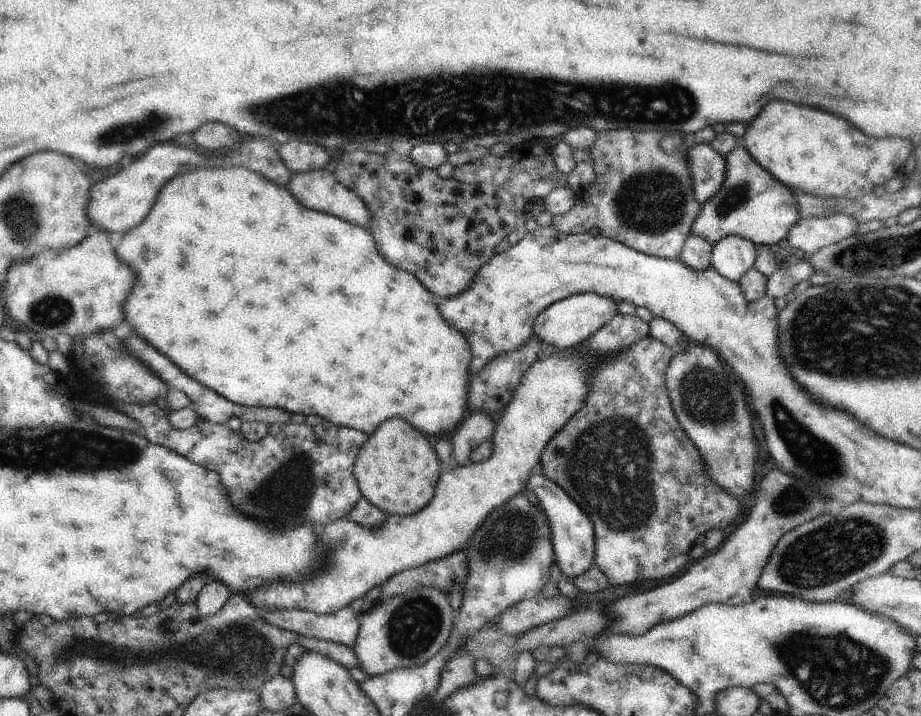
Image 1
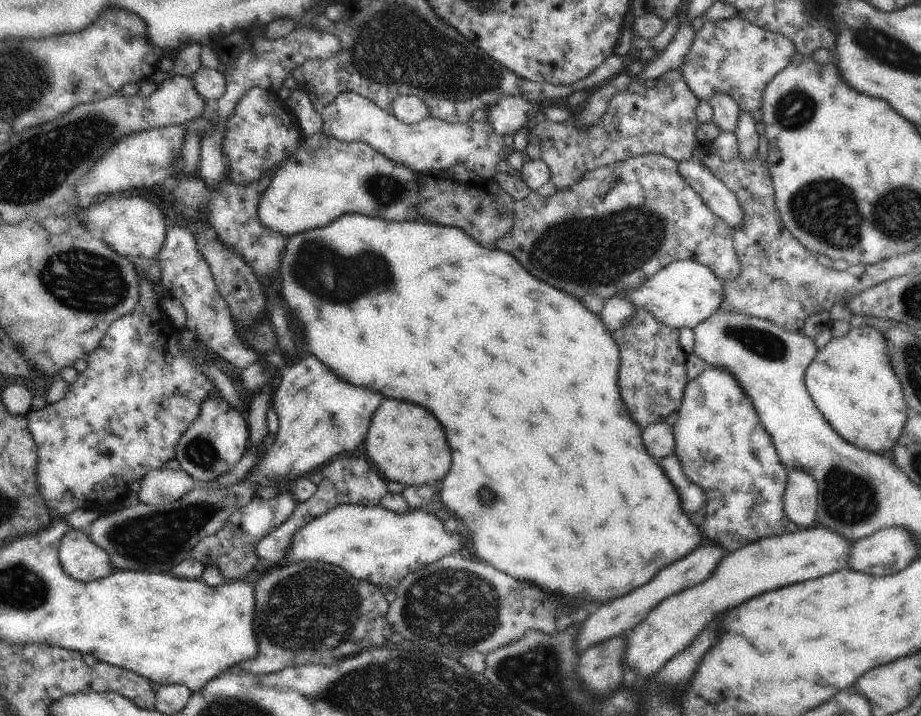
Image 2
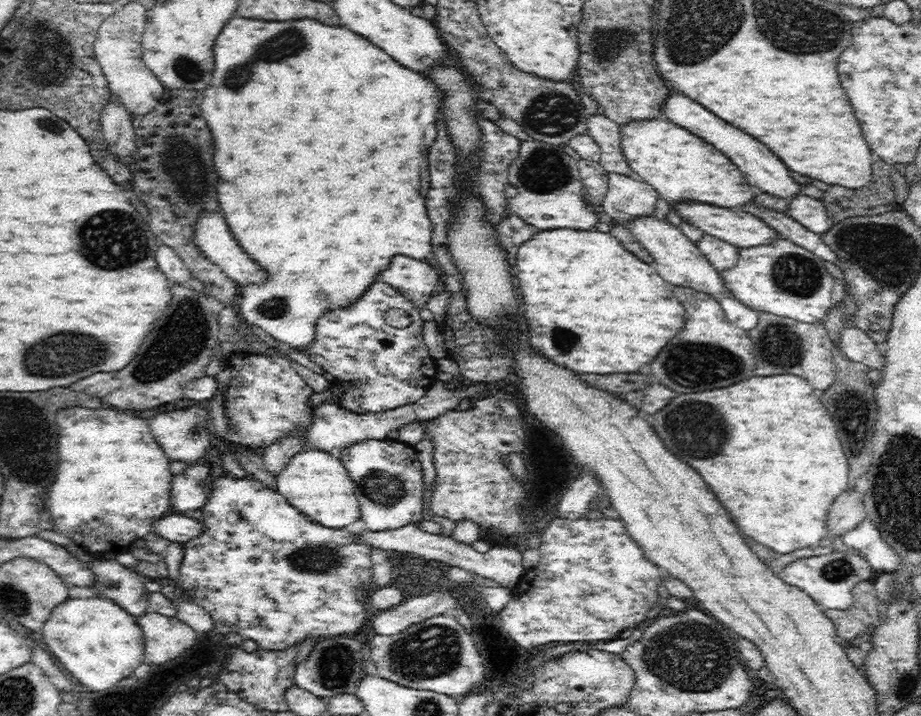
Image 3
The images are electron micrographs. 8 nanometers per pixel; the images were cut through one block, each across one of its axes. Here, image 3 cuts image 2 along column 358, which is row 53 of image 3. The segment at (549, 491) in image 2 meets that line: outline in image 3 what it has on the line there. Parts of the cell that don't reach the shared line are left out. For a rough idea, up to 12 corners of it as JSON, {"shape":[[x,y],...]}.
{"shape":[[232,18],[201,114],[238,314],[305,352],[434,262],[442,91],[318,20]]}

